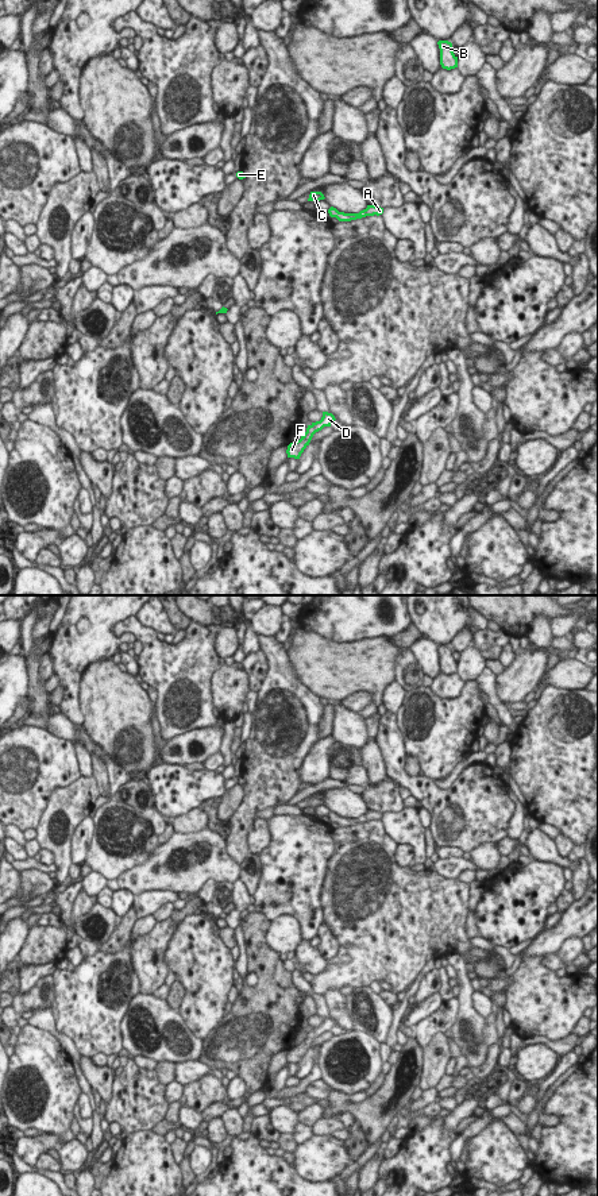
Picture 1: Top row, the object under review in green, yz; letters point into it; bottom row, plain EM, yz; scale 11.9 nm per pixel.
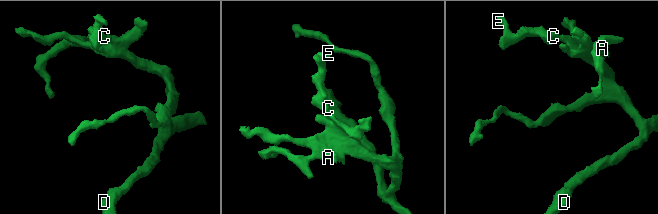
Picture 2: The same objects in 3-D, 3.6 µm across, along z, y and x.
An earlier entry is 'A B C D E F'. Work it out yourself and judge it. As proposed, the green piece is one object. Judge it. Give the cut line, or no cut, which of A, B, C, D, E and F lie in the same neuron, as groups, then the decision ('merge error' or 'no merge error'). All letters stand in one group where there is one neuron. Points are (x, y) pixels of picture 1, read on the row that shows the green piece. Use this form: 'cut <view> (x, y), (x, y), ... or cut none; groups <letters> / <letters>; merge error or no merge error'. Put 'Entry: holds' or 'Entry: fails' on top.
Entry: holds
cut none; groups A B C D E F; no merge error

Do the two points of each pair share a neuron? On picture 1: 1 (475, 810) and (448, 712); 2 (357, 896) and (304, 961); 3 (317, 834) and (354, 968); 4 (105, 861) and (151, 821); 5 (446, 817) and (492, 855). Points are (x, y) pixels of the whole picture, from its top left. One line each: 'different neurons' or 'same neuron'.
1: different neurons
2: different neurons
3: different neurons
4: same neuron
5: different neurons

